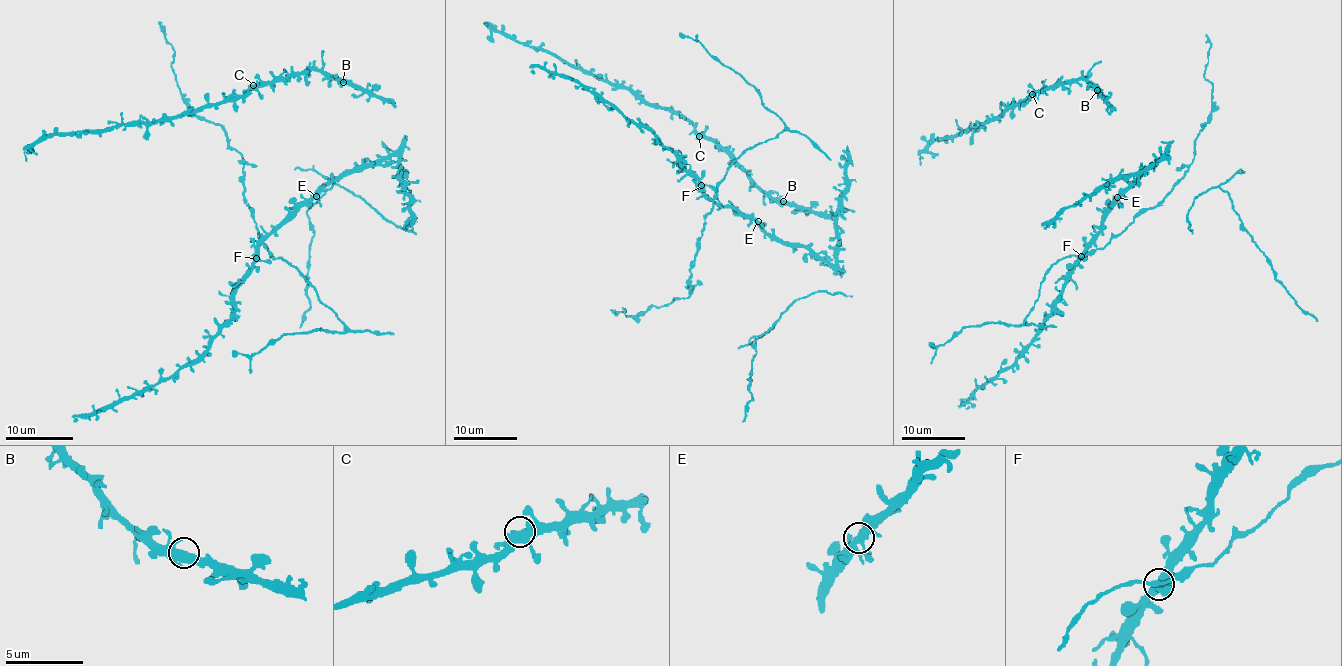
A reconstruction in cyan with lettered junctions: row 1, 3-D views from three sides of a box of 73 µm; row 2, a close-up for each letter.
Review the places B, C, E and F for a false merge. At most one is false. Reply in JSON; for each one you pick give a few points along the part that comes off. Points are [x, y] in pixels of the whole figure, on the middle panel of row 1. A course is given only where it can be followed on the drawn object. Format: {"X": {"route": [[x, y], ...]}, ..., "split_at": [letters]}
{"split_at": []}

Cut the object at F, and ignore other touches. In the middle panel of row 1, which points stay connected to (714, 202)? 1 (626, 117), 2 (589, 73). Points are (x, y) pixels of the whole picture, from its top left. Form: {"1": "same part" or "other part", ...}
{"1": "other part", "2": "same part"}

